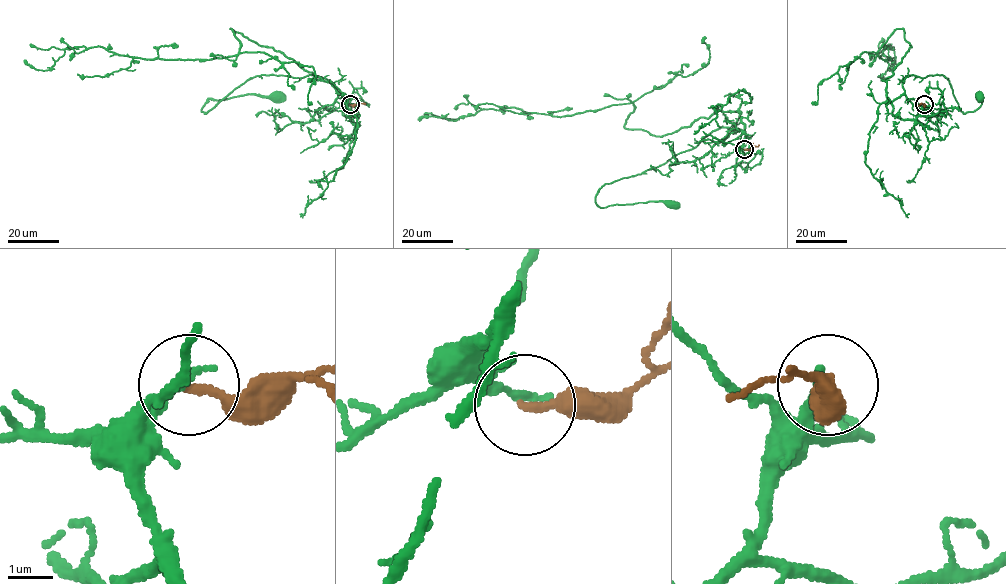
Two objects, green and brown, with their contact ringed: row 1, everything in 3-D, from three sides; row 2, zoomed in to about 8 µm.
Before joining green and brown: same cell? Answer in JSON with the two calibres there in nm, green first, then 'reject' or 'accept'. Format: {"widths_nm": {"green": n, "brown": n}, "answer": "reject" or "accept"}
{"widths_nm": {"green": 220, "brown": 200}, "answer": "reject"}

